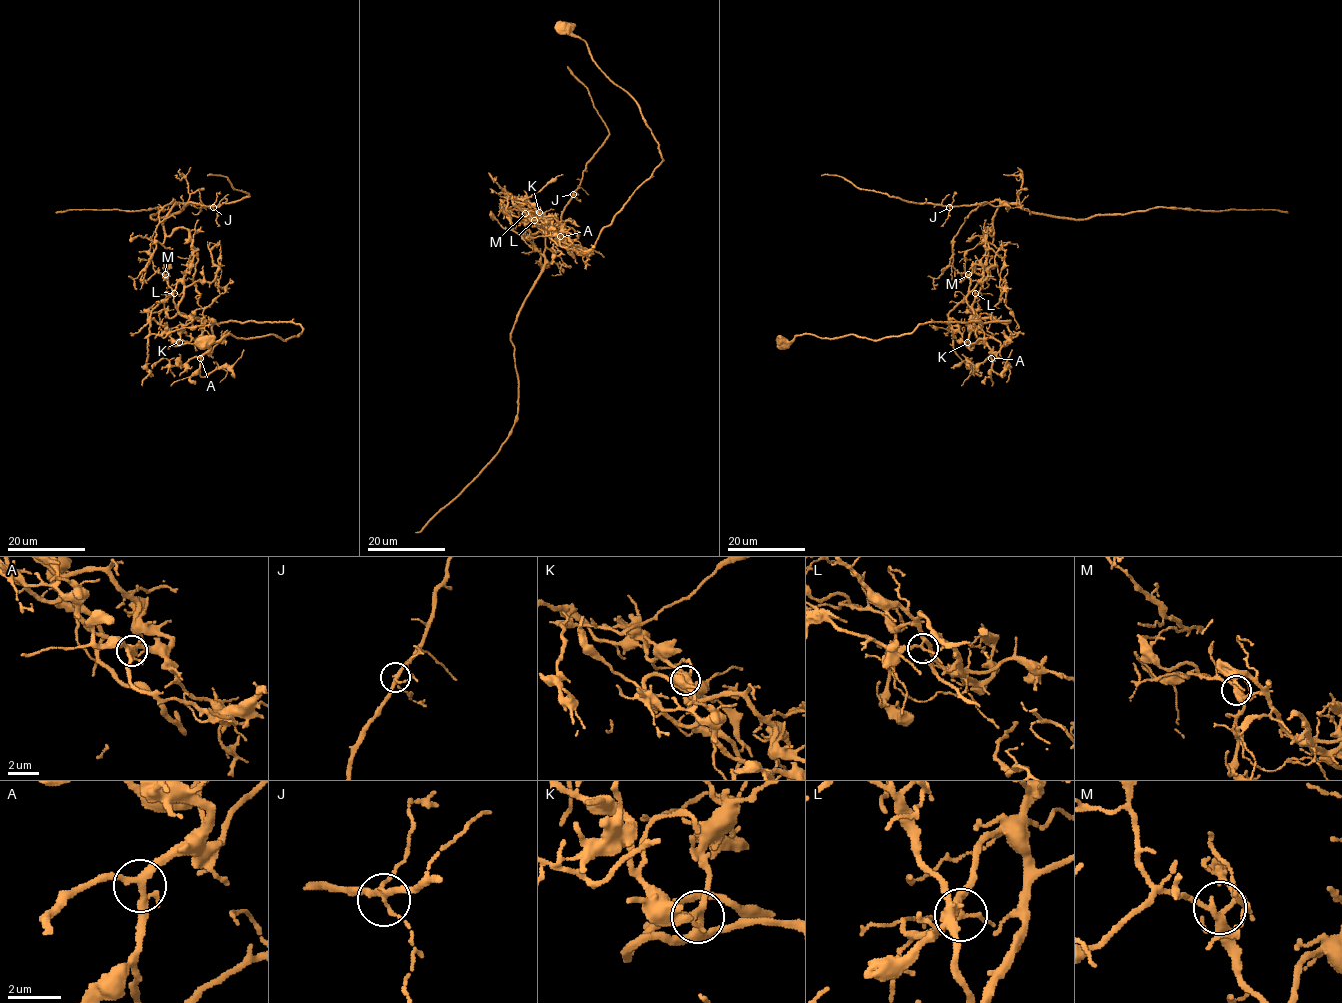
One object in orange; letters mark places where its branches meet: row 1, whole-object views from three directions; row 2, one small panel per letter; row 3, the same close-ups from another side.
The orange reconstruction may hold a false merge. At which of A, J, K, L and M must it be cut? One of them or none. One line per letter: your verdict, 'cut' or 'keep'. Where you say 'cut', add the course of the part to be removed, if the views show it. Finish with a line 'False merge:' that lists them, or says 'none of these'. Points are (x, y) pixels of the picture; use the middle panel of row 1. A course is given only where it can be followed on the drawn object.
A: keep
J: keep
K: keep
L: cut | (534, 220), (552, 233), (523, 237), (544, 266), (510, 340), (517, 420), (497, 455), (415, 532)
M: keep
False merge: L

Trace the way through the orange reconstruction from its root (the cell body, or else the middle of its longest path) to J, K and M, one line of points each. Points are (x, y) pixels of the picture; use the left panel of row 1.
J: (204, 342), (302, 331), (180, 312), (191, 236), (167, 235), (163, 220), (178, 203), (213, 207)
K: (204, 342), (228, 334), (286, 339), (297, 336), (302, 327), (189, 318), (179, 342)
M: (204, 342), (228, 334), (286, 339), (297, 336), (302, 327), (293, 322), (212, 323), (182, 315), (165, 274)

